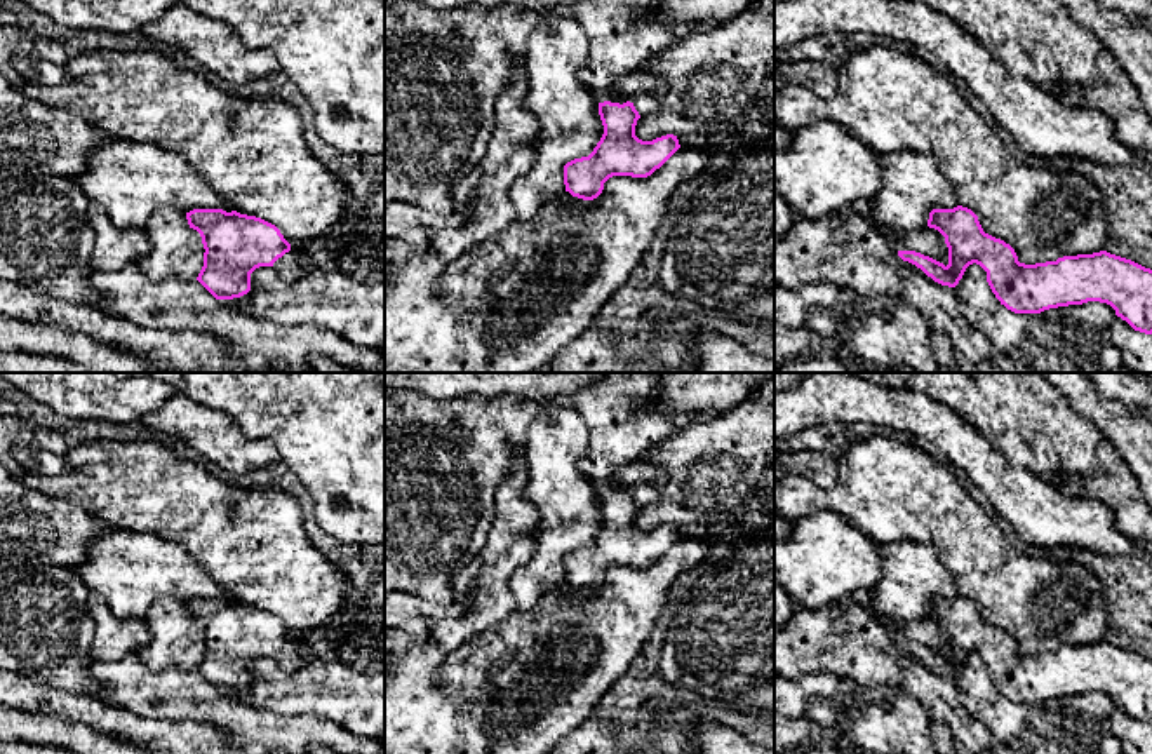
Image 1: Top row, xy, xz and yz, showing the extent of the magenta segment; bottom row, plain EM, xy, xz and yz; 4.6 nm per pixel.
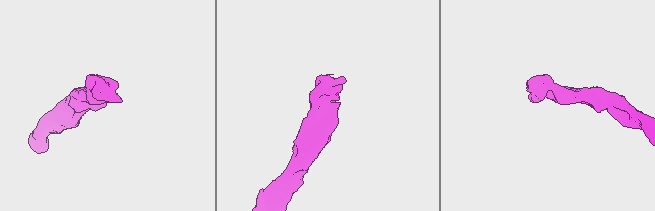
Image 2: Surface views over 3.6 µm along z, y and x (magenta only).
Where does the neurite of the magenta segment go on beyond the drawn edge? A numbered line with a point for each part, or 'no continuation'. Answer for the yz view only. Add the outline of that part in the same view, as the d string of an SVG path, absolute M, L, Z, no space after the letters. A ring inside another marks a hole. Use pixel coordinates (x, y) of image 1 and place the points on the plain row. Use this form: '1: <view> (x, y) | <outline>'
1: yz (844, 639) | M839 601L821 609L795 608L788 623L774 634L774 674L795 679L802 674L832 674L863 686L900 688L903 650L872 611L854 601Z

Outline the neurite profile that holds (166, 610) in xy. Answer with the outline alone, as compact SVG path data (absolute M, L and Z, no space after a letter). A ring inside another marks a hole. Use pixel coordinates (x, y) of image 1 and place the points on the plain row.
M160 596L151 603L143 623L151 641L137 651L137 656L150 670L198 667L205 639L200 623L188 615L186 603Z

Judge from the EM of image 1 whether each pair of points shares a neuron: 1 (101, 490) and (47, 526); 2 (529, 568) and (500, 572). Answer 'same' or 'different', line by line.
1: different
2: different

